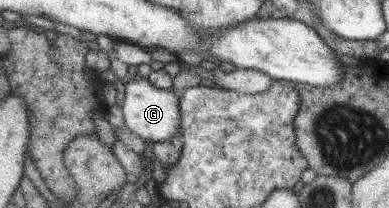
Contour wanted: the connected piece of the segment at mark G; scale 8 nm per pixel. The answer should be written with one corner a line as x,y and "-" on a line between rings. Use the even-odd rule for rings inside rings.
134,75
133,77
130,76
130,80
126,81
124,83
124,86
125,86
124,99
122,100
121,110
123,114
123,122
126,128
130,130
130,132
136,134
136,136
138,136
138,138
142,138
142,140
150,141
153,143
164,142
164,140
170,140
172,136
176,136
176,132
179,132
179,137
181,138
180,136
180,130
181,130
180,107
178,107
178,95
176,94
176,92
174,92
171,89
162,90
160,88
155,88
155,86
152,86
152,84
150,84
150,82
148,82
147,79
137,76
137,75

